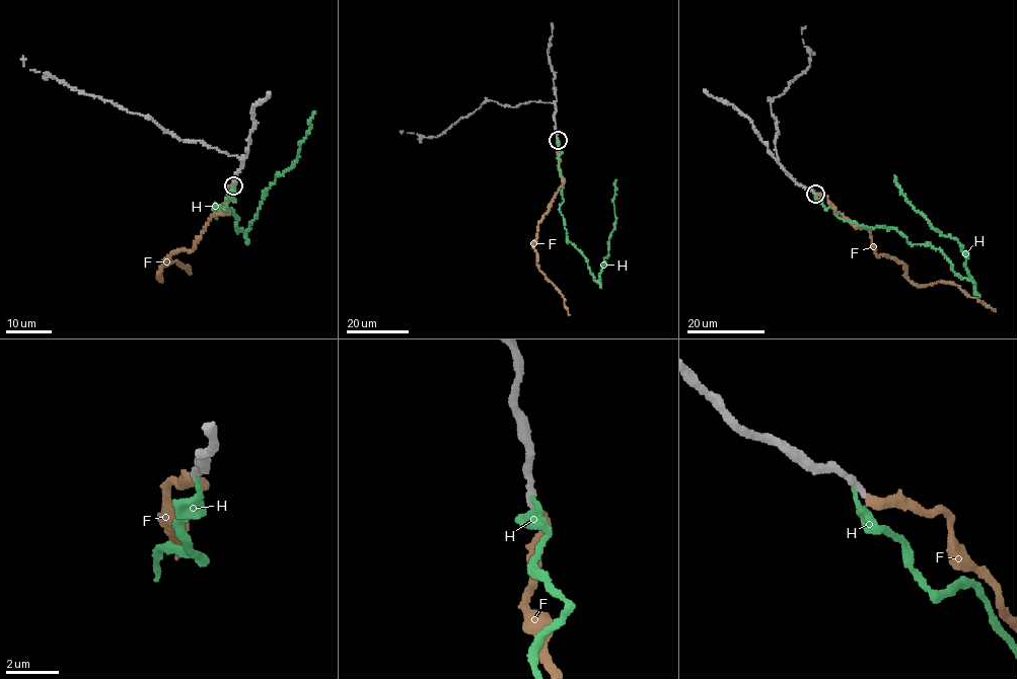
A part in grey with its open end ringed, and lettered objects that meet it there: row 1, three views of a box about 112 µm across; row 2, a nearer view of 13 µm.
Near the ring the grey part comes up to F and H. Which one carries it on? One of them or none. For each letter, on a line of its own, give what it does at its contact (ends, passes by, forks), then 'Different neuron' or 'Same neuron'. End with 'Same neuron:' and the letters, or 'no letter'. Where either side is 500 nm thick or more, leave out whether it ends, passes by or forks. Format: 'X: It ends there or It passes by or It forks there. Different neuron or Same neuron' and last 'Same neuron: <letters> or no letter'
F: It ends there. Same neuron
H: It ends there. Different neuron
Same neuron: F

